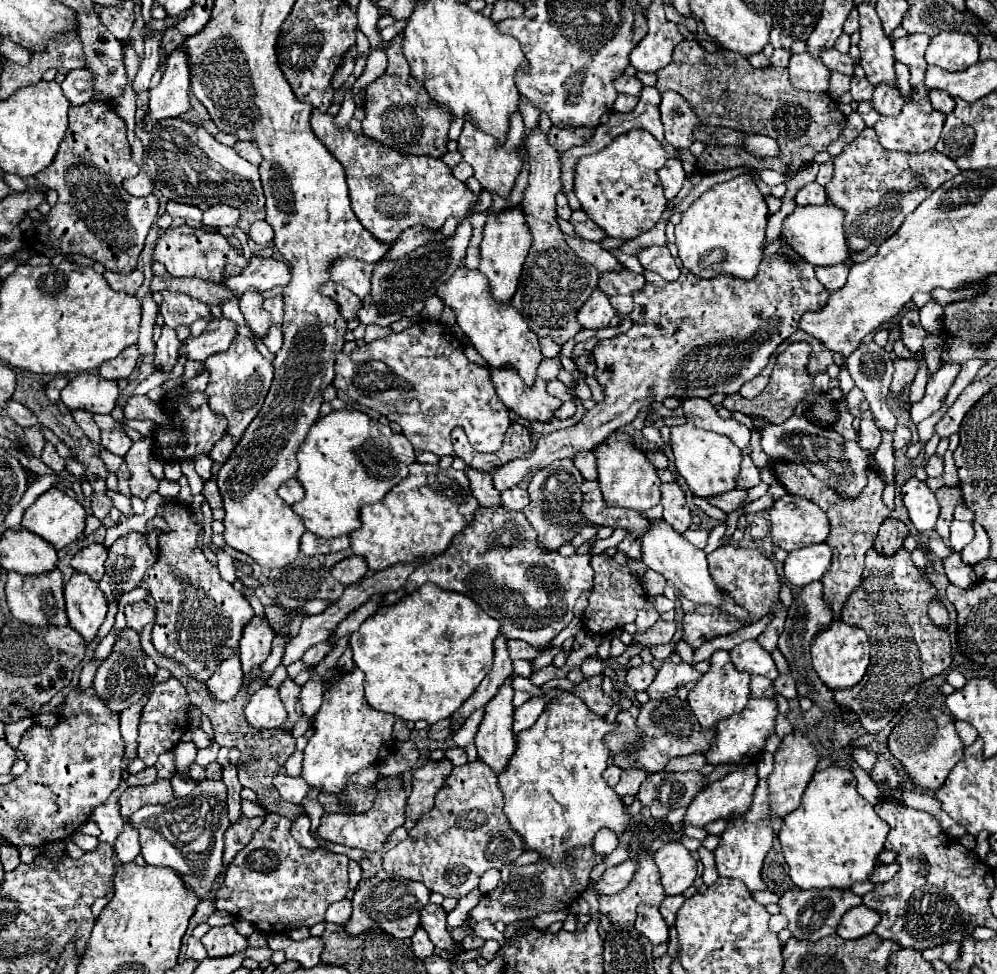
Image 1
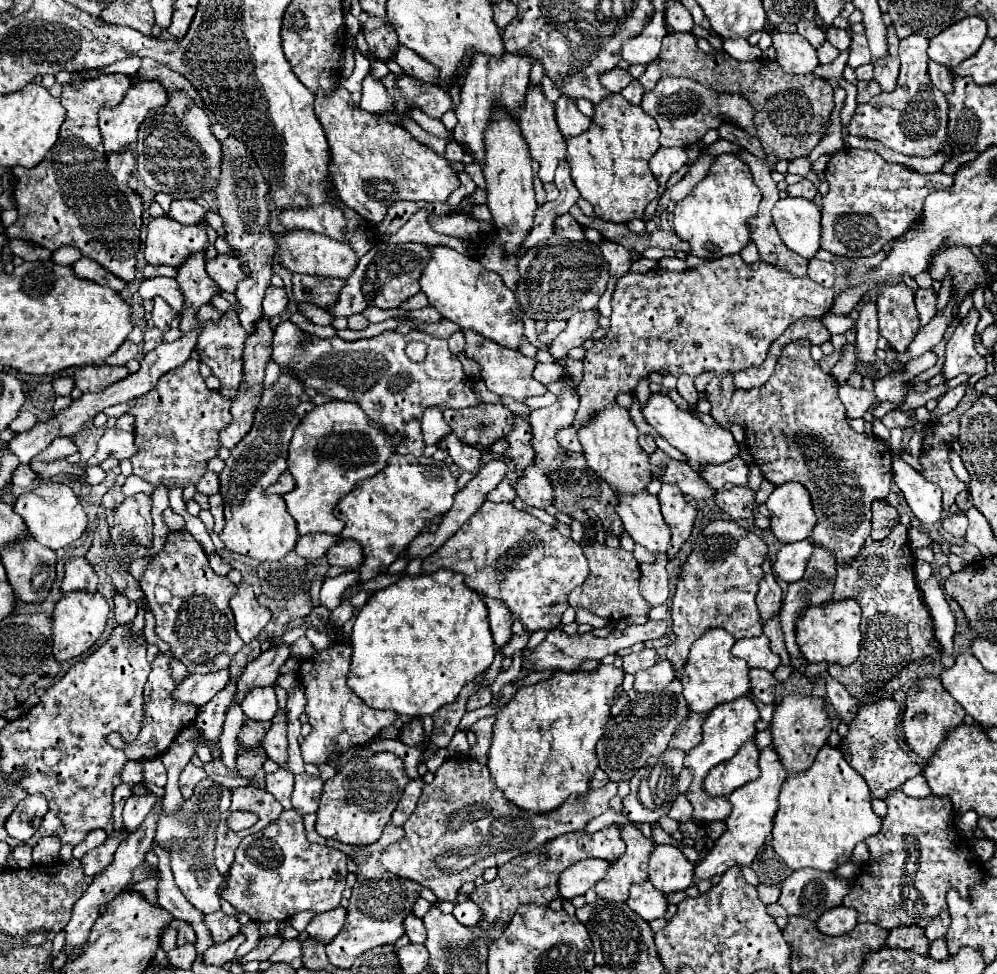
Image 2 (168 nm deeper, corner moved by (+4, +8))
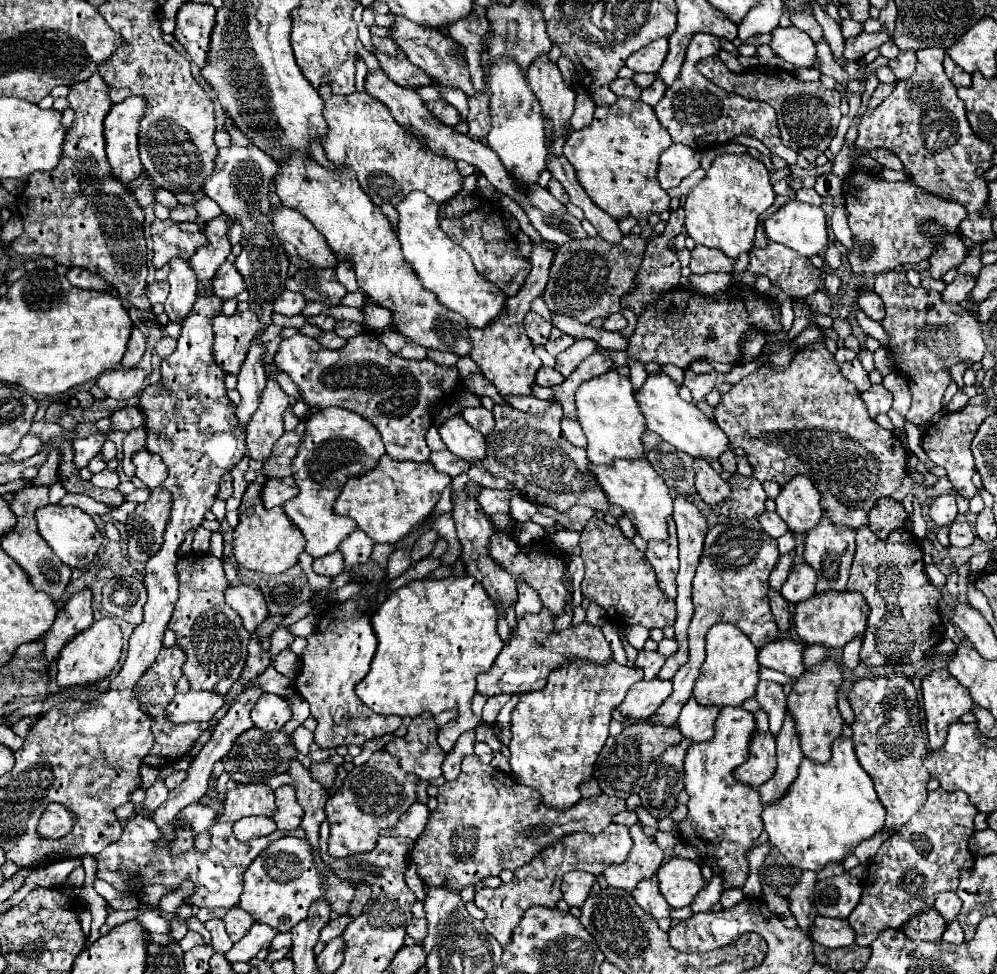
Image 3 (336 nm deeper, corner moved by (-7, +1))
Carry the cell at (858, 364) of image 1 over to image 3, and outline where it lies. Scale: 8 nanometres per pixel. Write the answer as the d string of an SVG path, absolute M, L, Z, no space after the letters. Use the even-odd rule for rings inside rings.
M860 291L858 293L858 305L860 309L874 321L880 323L880 319L884 317L884 307L882 307L882 299L874 293L874 291Z

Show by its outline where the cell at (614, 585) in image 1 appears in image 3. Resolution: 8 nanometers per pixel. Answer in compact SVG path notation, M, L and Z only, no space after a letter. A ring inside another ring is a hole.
M590 519L580 535L580 547L582 547L582 559L586 565L586 577L582 581L582 593L586 599L596 601L604 611L610 623L618 627L632 627L632 625L644 625L646 629L664 629L666 625L674 625L676 619L676 601L666 597L664 591L658 587L656 571L646 559L642 551L636 549L636 545L620 531L620 527L608 525L604 519Z

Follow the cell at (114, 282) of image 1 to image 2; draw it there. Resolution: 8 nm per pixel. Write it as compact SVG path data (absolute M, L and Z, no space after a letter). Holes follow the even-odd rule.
M81 258L79 262L73 264L73 268L75 268L75 274L79 274L79 276L83 276L87 280L95 280L101 286L113 288L115 292L121 292L121 290L127 288L125 280L119 280L117 276L113 276L111 272L107 272L99 262L95 262L91 258Z

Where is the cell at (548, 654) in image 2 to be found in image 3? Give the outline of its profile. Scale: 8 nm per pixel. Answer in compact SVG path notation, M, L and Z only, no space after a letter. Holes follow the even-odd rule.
M542 607L542 611L536 615L524 615L522 619L516 619L516 629L510 631L508 643L504 643L500 655L494 661L494 667L488 673L480 673L476 677L476 689L486 697L500 693L522 695L540 691L546 685L548 673L572 659L590 659L596 663L606 663L606 659L612 659L612 649L602 635L602 627L582 621L580 625L570 625L568 629L556 631L552 611Z

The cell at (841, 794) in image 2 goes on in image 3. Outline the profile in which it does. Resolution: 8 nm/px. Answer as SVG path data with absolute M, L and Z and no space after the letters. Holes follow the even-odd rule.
M838 737L828 763L802 759L800 773L786 795L762 811L770 843L798 869L820 873L828 863L840 863L864 839L884 827L884 807L876 797L872 777L860 767L854 741Z

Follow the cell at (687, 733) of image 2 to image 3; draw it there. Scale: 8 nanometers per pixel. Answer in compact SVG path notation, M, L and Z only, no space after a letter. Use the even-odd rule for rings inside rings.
M690 697L686 701L686 705L682 707L678 727L680 727L682 735L690 737L694 743L702 743L706 739L712 739L714 721L716 721L718 713L720 713L718 707L700 705L694 697Z

